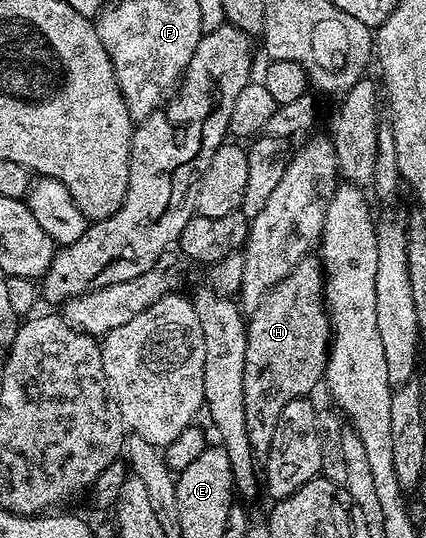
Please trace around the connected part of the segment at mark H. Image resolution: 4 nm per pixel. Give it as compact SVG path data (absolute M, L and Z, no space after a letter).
M307 255L295 266L293 270L278 283L259 303L258 309L249 314L248 320L248 340L246 341L246 369L244 370L244 384L242 385L242 401L246 401L246 433L250 433L250 445L252 452L258 457L267 456L270 449L270 441L274 441L274 429L278 429L278 417L282 417L282 409L290 405L290 401L303 399L311 396L312 390L316 386L321 386L324 378L324 371L328 367L328 348L332 341L332 325L329 321L328 310L324 305L324 275L323 264L314 255Z

